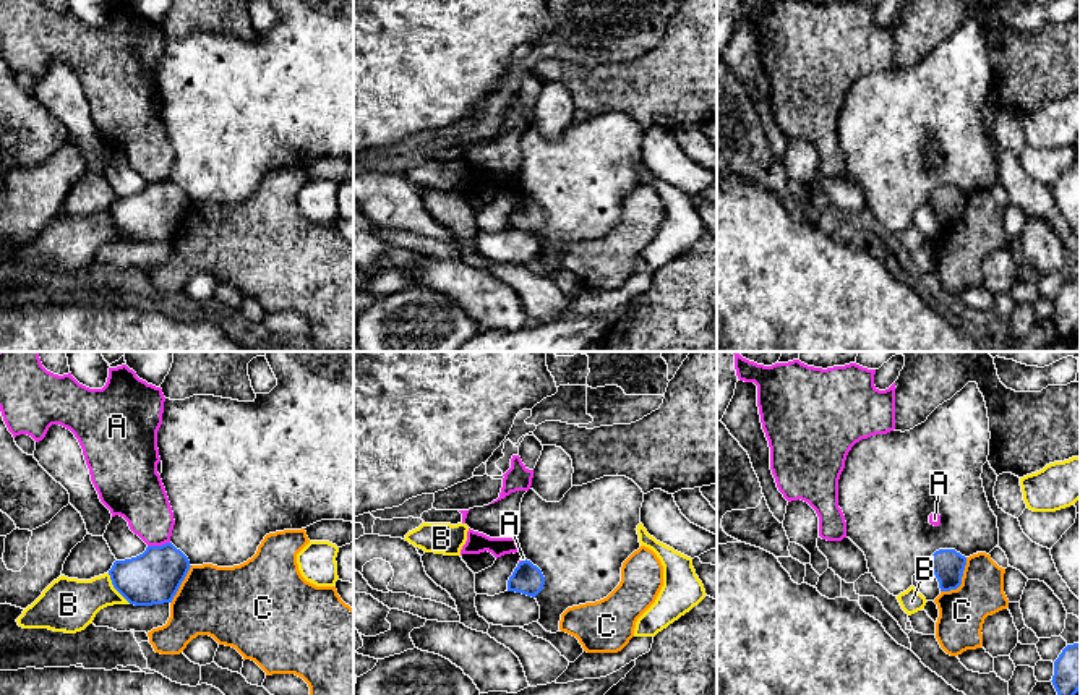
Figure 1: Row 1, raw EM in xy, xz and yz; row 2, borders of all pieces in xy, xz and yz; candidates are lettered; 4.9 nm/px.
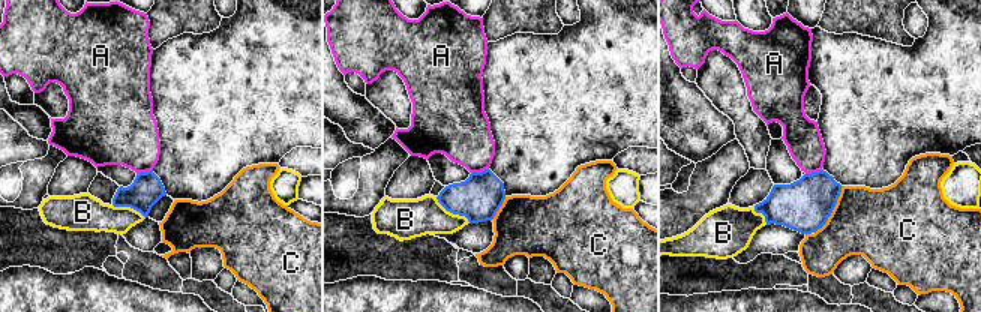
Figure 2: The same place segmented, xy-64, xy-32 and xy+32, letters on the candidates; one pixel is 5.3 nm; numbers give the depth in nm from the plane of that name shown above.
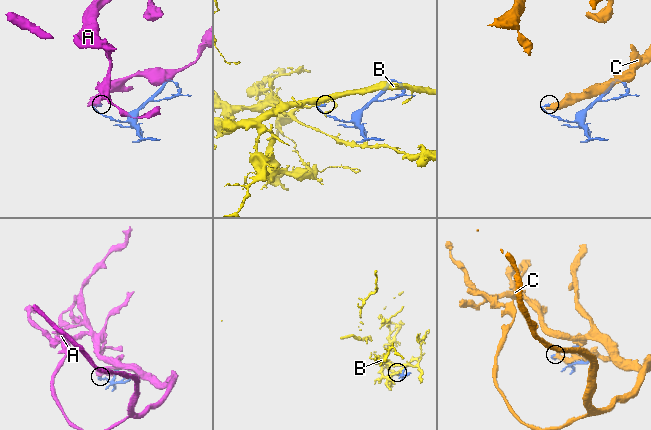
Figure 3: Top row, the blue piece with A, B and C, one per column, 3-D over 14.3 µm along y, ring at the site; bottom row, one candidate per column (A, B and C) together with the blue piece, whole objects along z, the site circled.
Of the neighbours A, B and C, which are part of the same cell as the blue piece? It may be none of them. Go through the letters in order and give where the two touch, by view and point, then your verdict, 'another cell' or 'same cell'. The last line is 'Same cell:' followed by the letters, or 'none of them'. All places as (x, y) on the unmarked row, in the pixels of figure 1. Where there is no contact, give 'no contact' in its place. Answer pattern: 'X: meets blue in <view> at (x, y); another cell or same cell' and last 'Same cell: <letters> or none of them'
A: meets blue in xy at (158, 183); another cell
B: meets blue in xy at (115, 225); another cell
C: meets blue in yz at (960, 217); another cell
Same cell: none of them

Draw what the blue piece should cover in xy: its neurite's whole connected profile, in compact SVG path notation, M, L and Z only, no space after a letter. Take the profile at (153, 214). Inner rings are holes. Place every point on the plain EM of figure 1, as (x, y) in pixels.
M172 180L148 183L136 194L115 198L109 207L114 225L135 243L172 240L190 207L188 194Z

